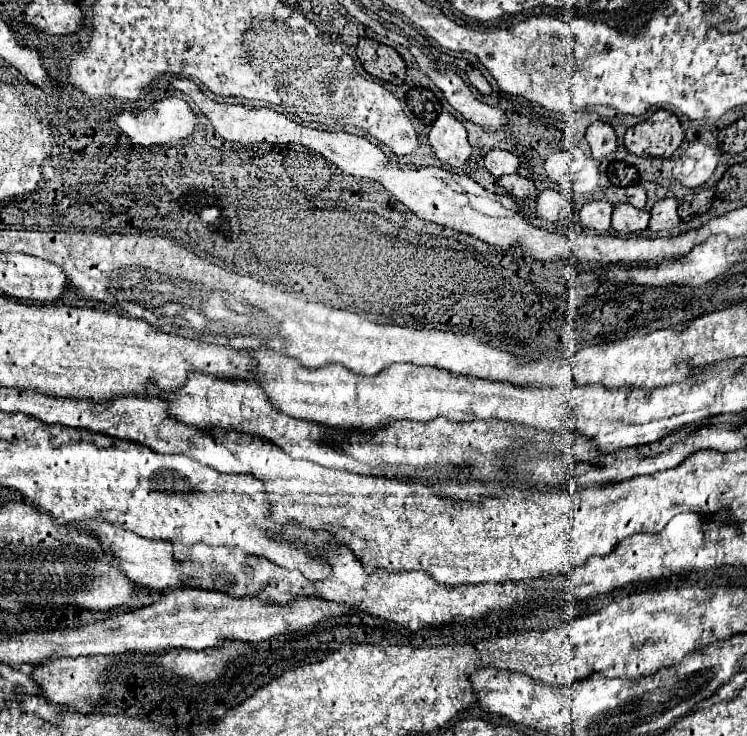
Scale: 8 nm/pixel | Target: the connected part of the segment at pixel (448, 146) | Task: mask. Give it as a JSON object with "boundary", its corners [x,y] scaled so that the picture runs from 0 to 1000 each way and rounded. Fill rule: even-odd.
{"boundary":[[[593,151],[580,167],[574,178],[574,197],[585,216],[604,227],[620,224],[631,211],[631,197],[620,167],[598,151]]]}

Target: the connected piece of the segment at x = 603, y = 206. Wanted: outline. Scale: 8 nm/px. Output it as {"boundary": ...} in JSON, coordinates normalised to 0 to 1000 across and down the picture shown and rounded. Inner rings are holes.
{"boundary":[[[791,273],[778,281],[775,295],[786,311],[810,317],[818,308],[818,287],[821,287],[821,279],[815,273]]]}

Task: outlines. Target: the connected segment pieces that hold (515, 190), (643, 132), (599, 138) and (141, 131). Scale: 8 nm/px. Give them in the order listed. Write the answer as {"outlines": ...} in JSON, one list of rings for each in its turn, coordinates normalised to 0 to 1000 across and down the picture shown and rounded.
{"outlines":[[[[687,235],[687,238],[673,238],[671,243],[668,243],[668,251],[673,254],[673,257],[679,257],[687,268],[716,268],[719,265],[719,257],[716,257],[716,251],[714,251],[714,246],[708,243],[703,243],[703,240],[697,240],[697,238],[692,238],[692,235]]],[[[877,151],[866,164],[837,181],[837,200],[850,211],[877,211],[877,205],[882,205],[888,213],[898,213],[912,192],[914,175],[909,173],[906,159],[896,151]]],[[[797,164],[794,170],[788,170],[783,189],[786,189],[797,216],[810,216],[813,211],[818,211],[826,202],[823,178],[815,167],[807,167],[807,164]]],[[[229,129],[202,143],[194,151],[165,151],[154,159],[154,167],[165,175],[165,181],[173,183],[178,194],[199,200],[199,197],[224,197],[224,194],[234,194],[234,192],[256,186],[256,181],[264,173],[264,156],[258,154],[258,148],[253,145],[248,135]]]]}

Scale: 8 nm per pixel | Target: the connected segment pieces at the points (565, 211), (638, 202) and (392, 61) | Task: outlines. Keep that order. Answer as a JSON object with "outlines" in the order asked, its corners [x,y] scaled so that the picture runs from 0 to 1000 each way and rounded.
{"outlines":[[[[740,257],[724,260],[716,273],[719,273],[719,292],[735,303],[746,303],[746,300],[756,298],[764,287],[764,279],[756,270],[756,265],[751,265]]],[[[858,251],[839,254],[839,276],[845,276],[853,284],[863,281],[863,257]]],[[[486,50],[478,58],[478,77],[486,94],[499,105],[529,115],[537,115],[542,110],[542,83],[526,64]]]]}

